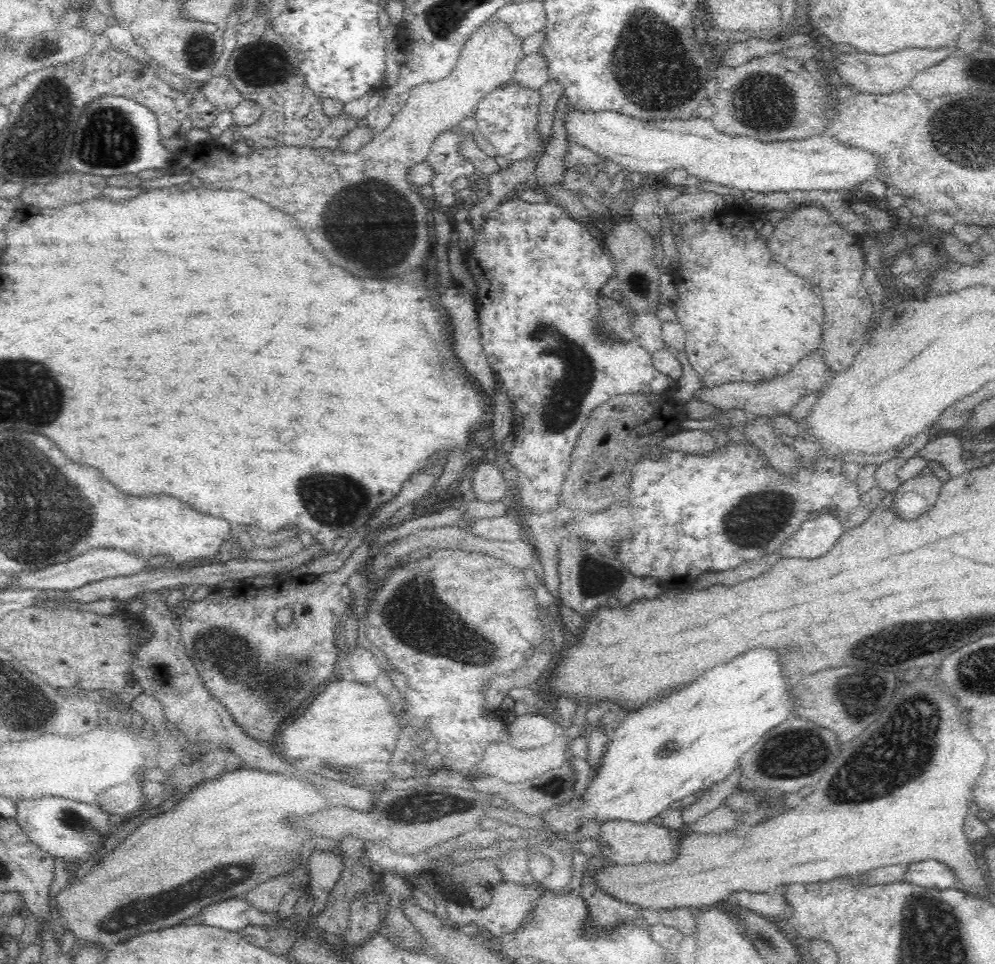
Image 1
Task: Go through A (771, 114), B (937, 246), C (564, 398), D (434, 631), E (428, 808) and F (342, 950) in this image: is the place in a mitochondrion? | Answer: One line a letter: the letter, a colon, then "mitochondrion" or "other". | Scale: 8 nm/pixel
A: mitochondrion
B: other
C: mitochondrion
D: mitochondrion
E: mitochondrion
F: other

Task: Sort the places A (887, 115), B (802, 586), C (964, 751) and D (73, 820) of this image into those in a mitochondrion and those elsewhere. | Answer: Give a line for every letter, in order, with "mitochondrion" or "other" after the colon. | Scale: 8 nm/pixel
A: other
B: other
C: other
D: mitochondrion

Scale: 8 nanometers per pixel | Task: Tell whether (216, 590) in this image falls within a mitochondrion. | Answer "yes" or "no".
no

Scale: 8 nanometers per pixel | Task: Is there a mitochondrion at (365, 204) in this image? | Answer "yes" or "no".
yes

